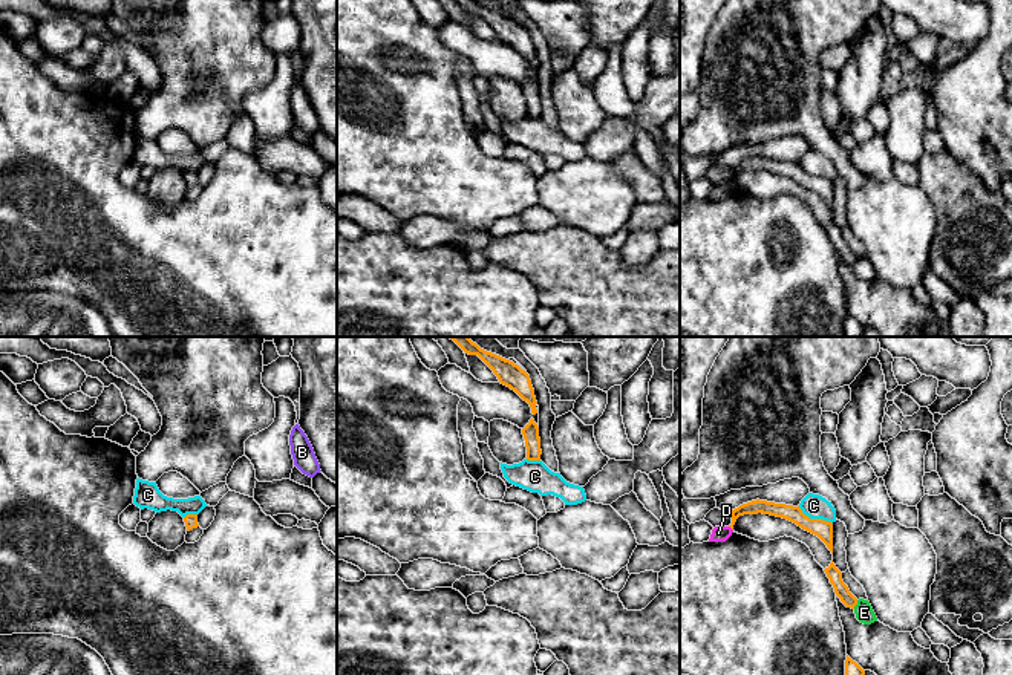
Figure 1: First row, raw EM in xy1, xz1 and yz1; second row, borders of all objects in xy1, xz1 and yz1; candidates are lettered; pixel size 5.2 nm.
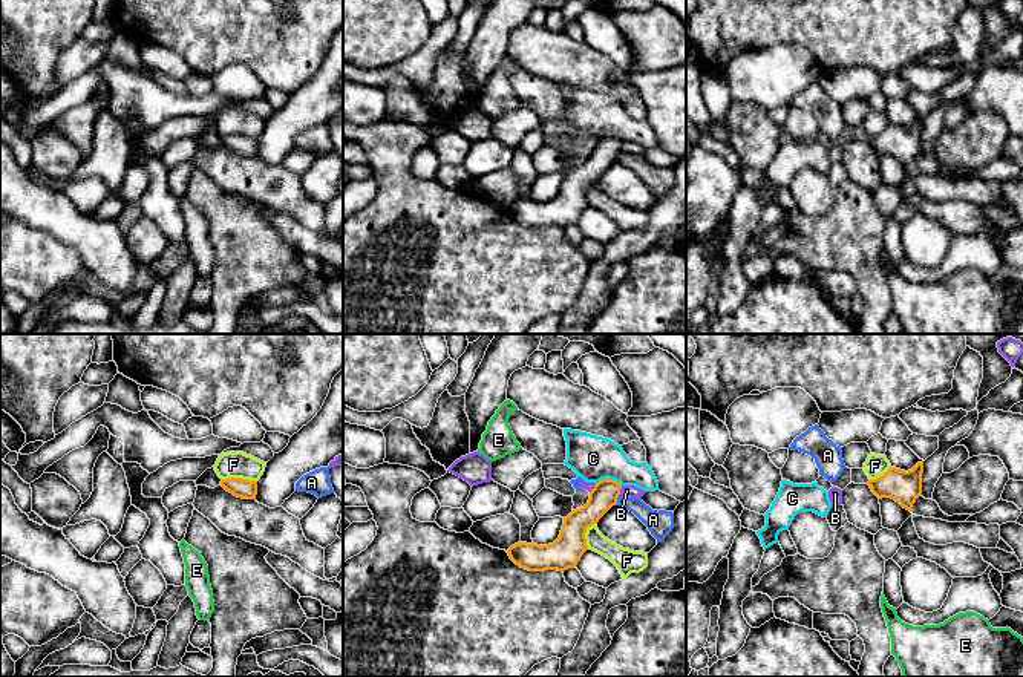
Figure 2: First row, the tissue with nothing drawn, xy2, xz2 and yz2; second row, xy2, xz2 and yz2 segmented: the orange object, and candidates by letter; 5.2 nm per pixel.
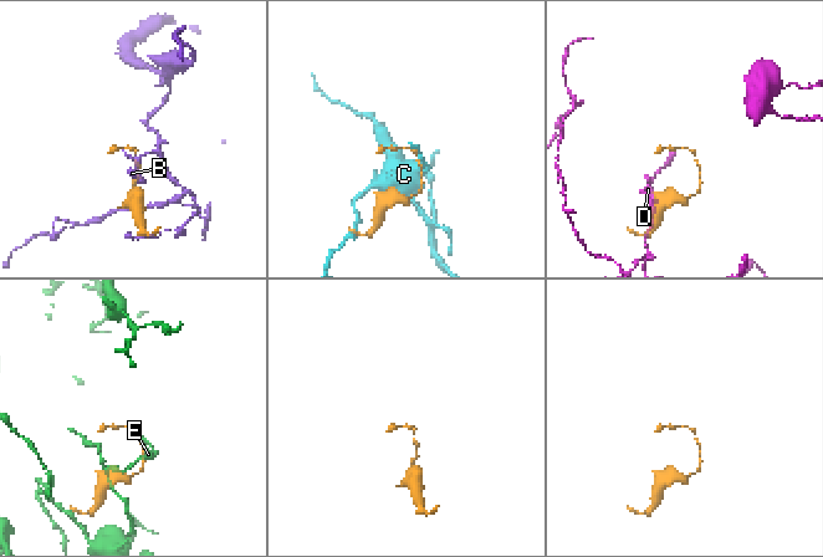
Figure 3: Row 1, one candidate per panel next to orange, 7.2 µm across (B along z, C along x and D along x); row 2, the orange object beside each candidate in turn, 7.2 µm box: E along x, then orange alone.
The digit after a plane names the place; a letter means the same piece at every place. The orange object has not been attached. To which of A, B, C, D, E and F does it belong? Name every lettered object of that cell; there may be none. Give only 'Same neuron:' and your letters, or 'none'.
Same neuron: none

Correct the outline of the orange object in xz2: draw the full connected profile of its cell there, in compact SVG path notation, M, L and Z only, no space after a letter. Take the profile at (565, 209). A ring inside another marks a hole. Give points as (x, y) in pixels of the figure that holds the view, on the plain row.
M602 136L590 149L588 159L573 167L564 175L559 195L548 202L518 199L507 210L510 216L528 228L574 225L582 211L588 207L587 185L597 181L599 176L617 161L622 141L614 136Z

